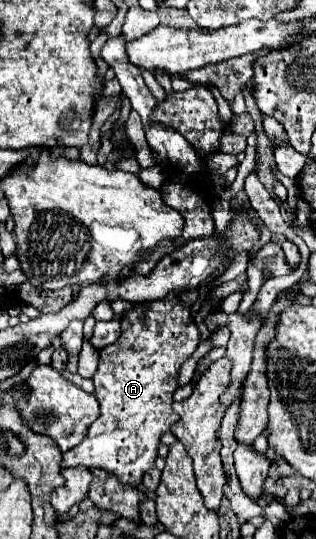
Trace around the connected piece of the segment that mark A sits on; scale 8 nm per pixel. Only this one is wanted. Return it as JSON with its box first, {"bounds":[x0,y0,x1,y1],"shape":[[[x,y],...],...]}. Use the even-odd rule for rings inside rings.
{"bounds":[61,293,199,487],"shape":[[[169,293],[163,301],[153,303],[137,303],[133,311],[129,311],[121,319],[121,337],[101,349],[101,361],[97,373],[93,375],[95,391],[93,395],[99,401],[101,415],[89,427],[87,437],[75,447],[63,453],[61,467],[99,467],[107,473],[115,475],[121,485],[139,487],[143,483],[143,475],[155,465],[157,449],[161,445],[163,433],[171,431],[171,425],[179,419],[179,415],[171,409],[173,391],[177,389],[177,371],[183,361],[197,349],[199,345],[199,329],[191,317],[191,305],[183,305],[179,295]]]}

